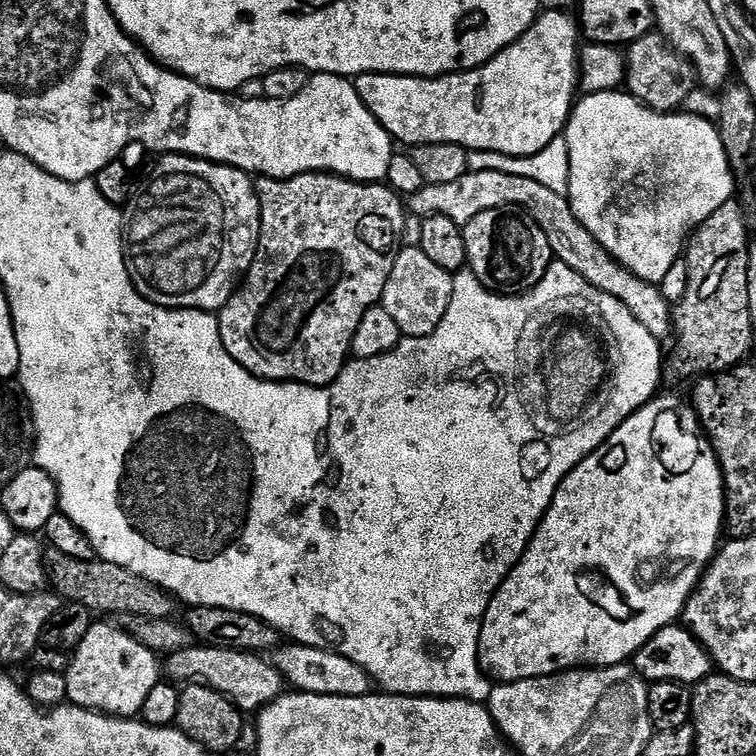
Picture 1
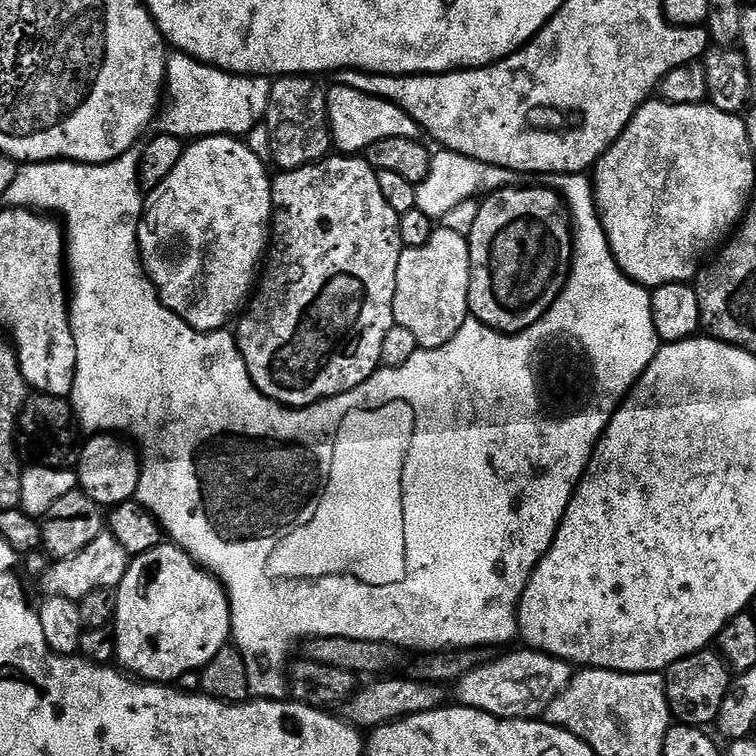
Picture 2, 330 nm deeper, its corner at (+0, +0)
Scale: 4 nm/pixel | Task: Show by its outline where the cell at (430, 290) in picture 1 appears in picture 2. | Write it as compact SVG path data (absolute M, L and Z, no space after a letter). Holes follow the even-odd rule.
M437 227L424 246L405 247L398 258L394 290L395 327L410 330L421 348L441 348L470 319L470 250L463 231Z

